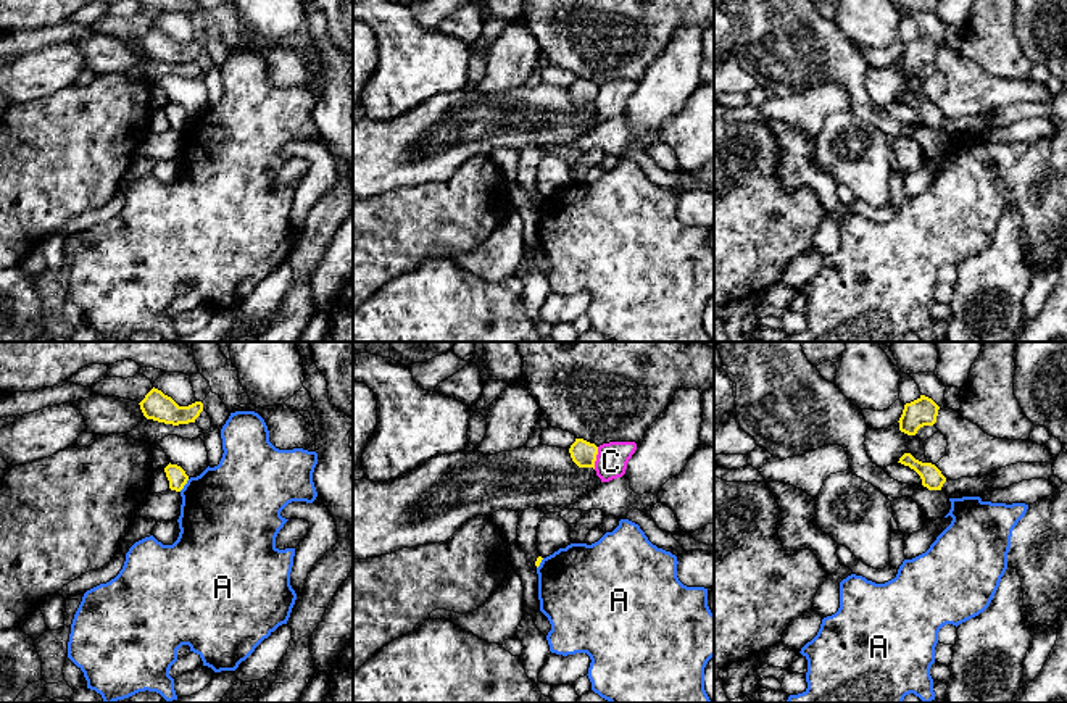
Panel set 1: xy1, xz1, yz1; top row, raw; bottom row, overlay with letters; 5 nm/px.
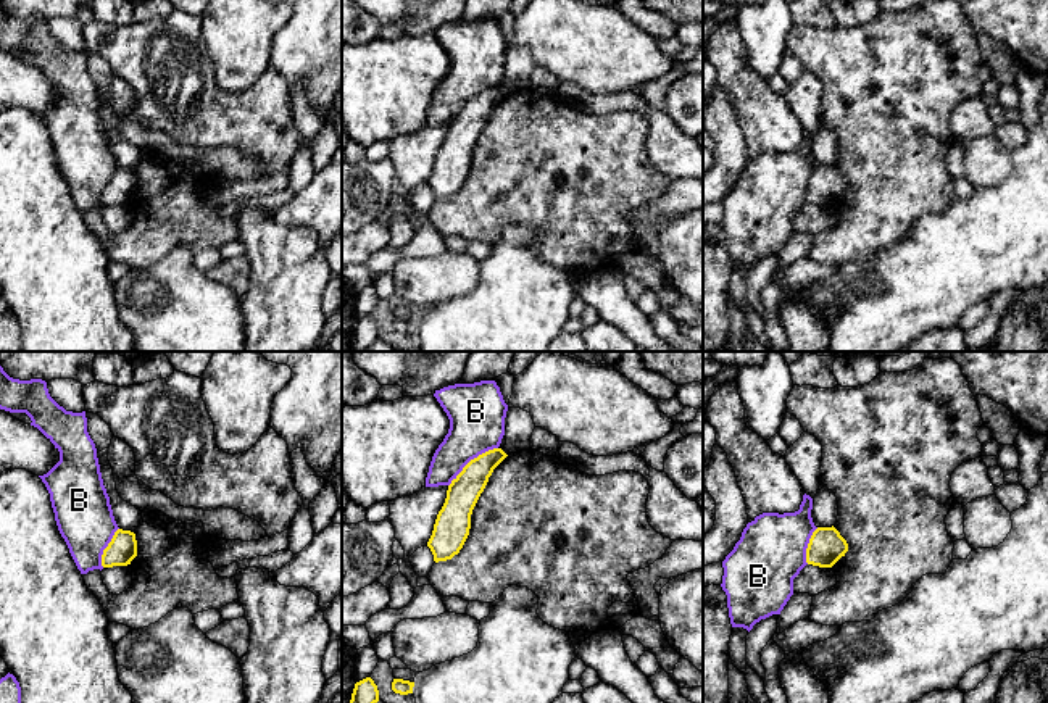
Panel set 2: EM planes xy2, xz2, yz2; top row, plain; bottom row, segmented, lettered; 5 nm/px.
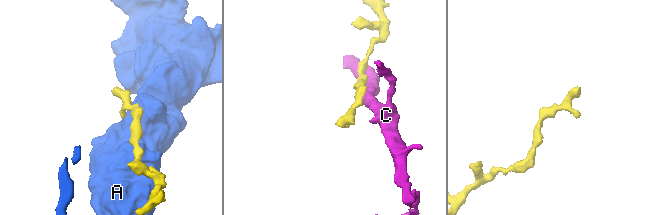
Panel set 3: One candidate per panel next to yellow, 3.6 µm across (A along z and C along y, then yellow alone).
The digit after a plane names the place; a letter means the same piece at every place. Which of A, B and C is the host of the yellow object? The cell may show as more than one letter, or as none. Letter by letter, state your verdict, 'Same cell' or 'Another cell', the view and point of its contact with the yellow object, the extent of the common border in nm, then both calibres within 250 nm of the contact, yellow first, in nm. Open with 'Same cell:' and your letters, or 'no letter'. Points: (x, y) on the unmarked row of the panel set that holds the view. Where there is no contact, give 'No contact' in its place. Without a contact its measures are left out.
Same cell: B
A: Another cell. Touches yellow at xy1 (184, 123). Shared border 80 nm. Thickness 90 nm (yellow) against 460 nm
B: Same cell. Touches yellow at xz2 (471, 99). Shared border 320 nm. Thickness 160 nm (yellow) against 280 nm
C: Another cell. Touches yellow at xz1 (595, 97). Shared border 110 nm. Thickness 130 nm (yellow) against 160 nm

